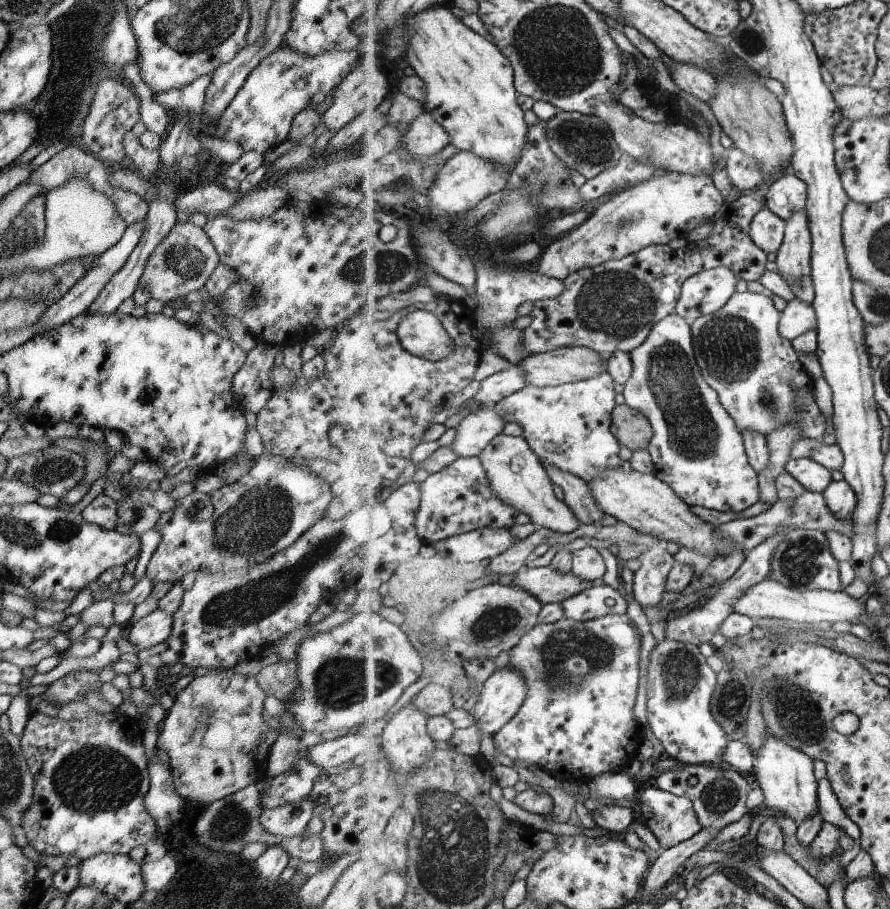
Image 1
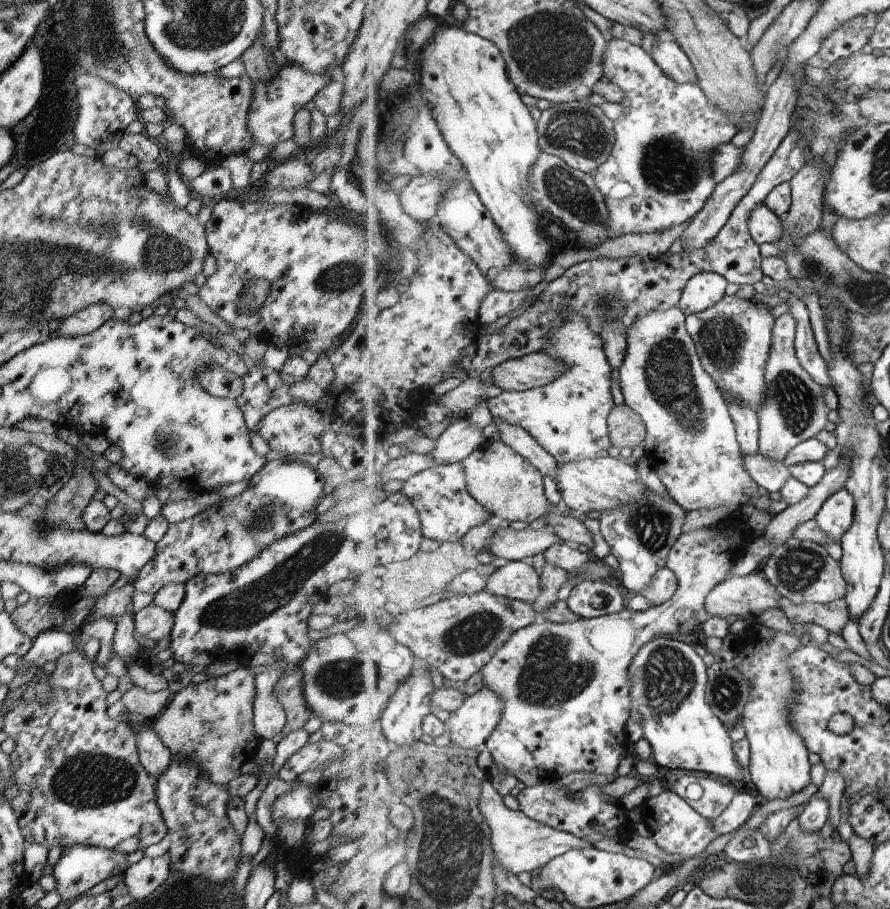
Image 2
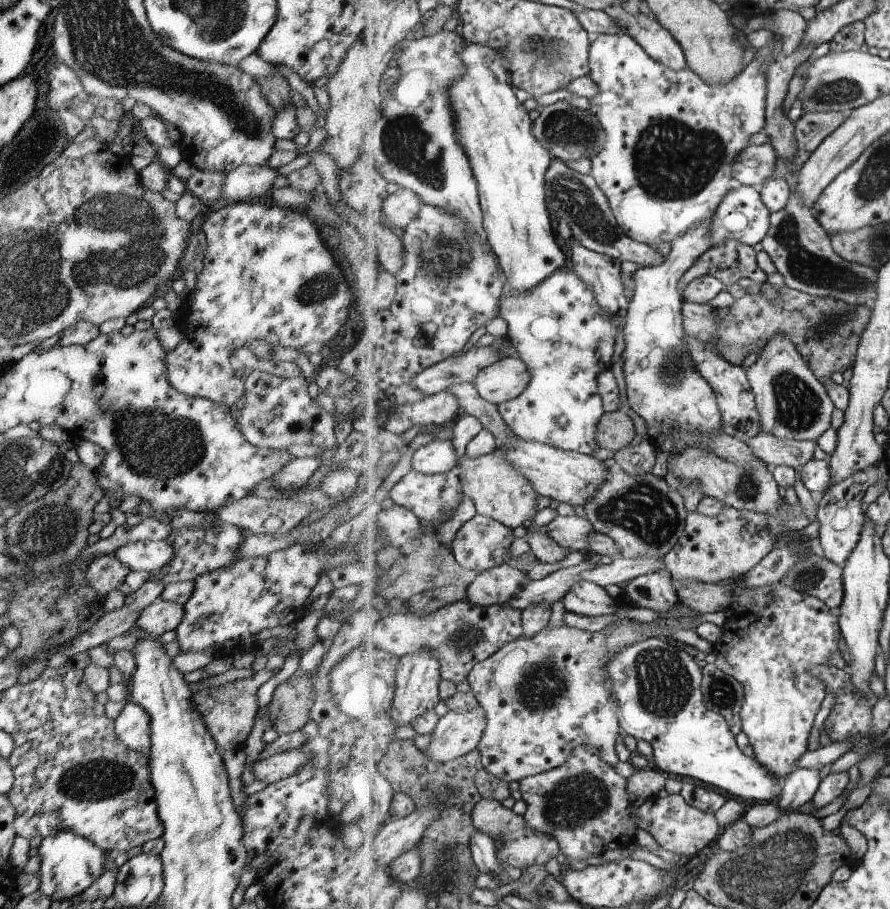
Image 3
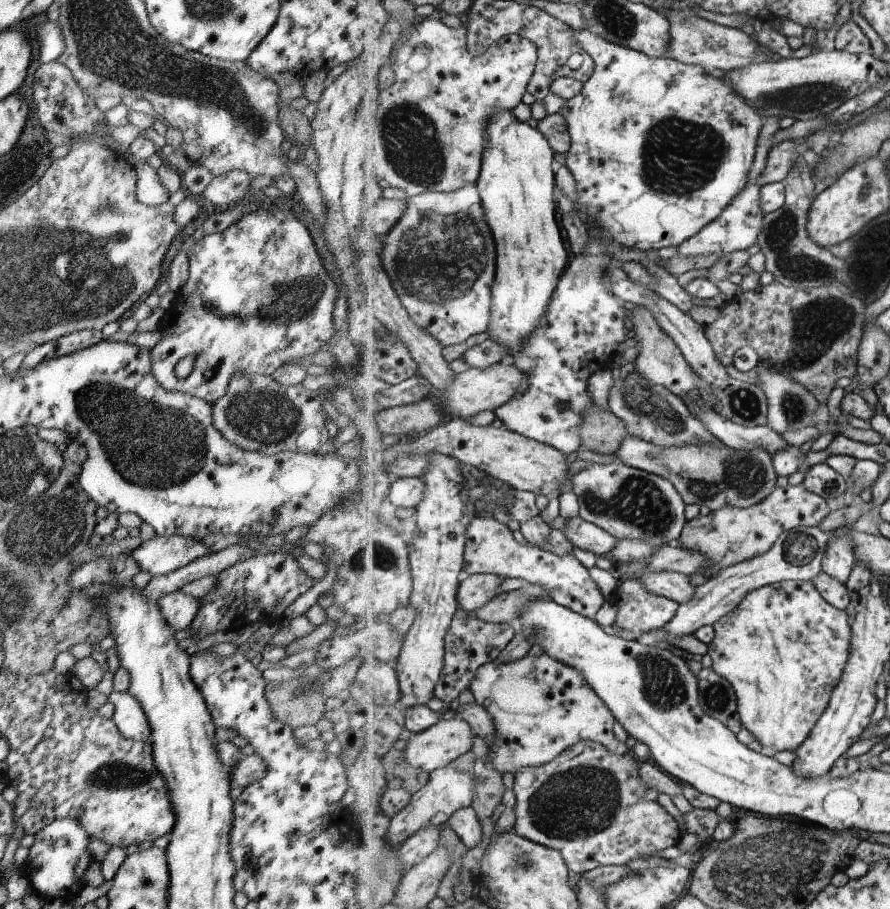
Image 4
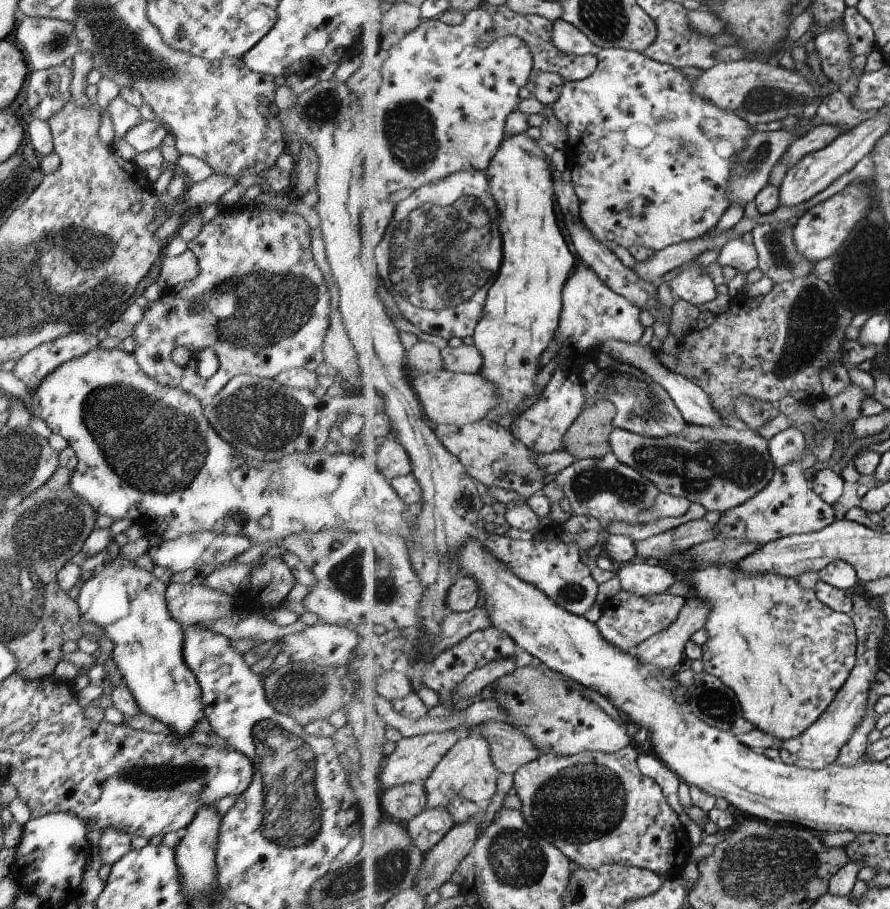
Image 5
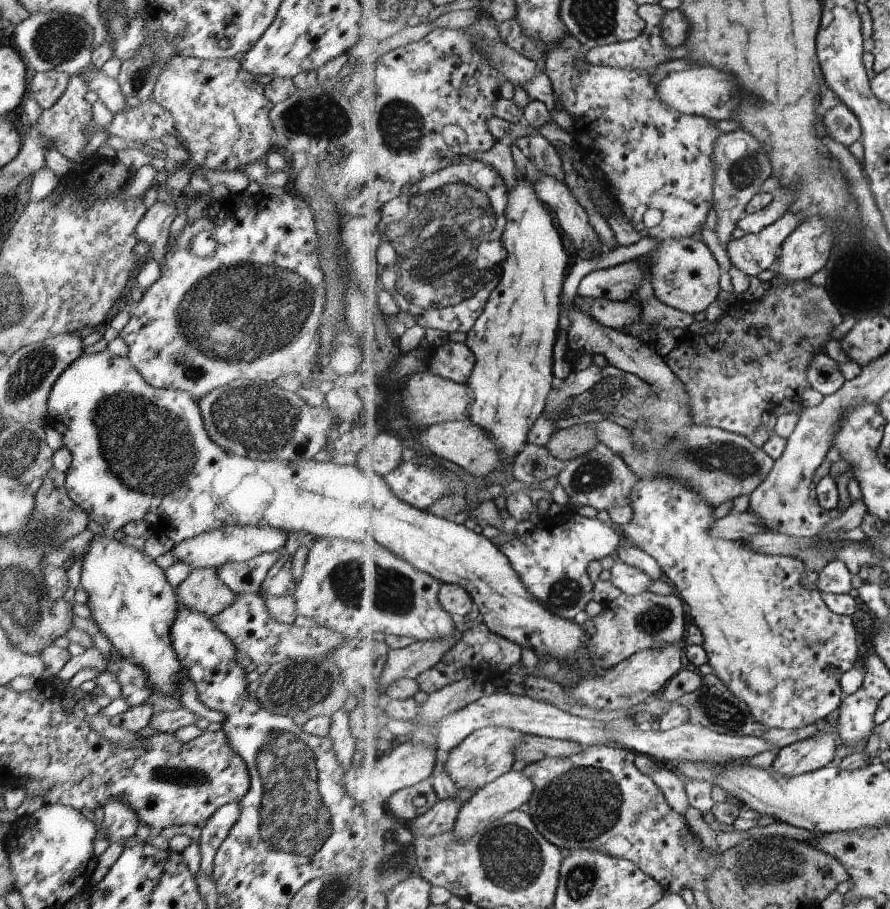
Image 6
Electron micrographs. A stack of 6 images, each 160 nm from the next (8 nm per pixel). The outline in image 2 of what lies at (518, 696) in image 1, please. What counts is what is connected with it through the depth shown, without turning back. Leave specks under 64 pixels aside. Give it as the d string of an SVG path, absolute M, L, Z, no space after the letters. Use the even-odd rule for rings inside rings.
M483 686L452 714L445 723L446 732L455 745L474 749L487 742L501 722L504 710L505 700Z

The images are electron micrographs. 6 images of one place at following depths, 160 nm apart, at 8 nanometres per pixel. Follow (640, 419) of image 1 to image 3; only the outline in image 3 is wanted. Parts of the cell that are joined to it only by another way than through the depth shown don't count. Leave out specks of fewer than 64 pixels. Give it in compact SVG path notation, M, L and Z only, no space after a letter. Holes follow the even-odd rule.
M623 409L606 412L597 429L597 440L600 447L612 451L621 450L635 440L635 424Z

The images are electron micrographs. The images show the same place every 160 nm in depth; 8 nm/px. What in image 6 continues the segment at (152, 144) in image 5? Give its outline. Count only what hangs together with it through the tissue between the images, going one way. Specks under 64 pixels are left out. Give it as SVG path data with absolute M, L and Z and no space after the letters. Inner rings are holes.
M151 98L140 101L135 108L126 107L113 114L105 131L123 138L129 144L140 143L141 140L160 140L165 134L178 137L171 114Z

